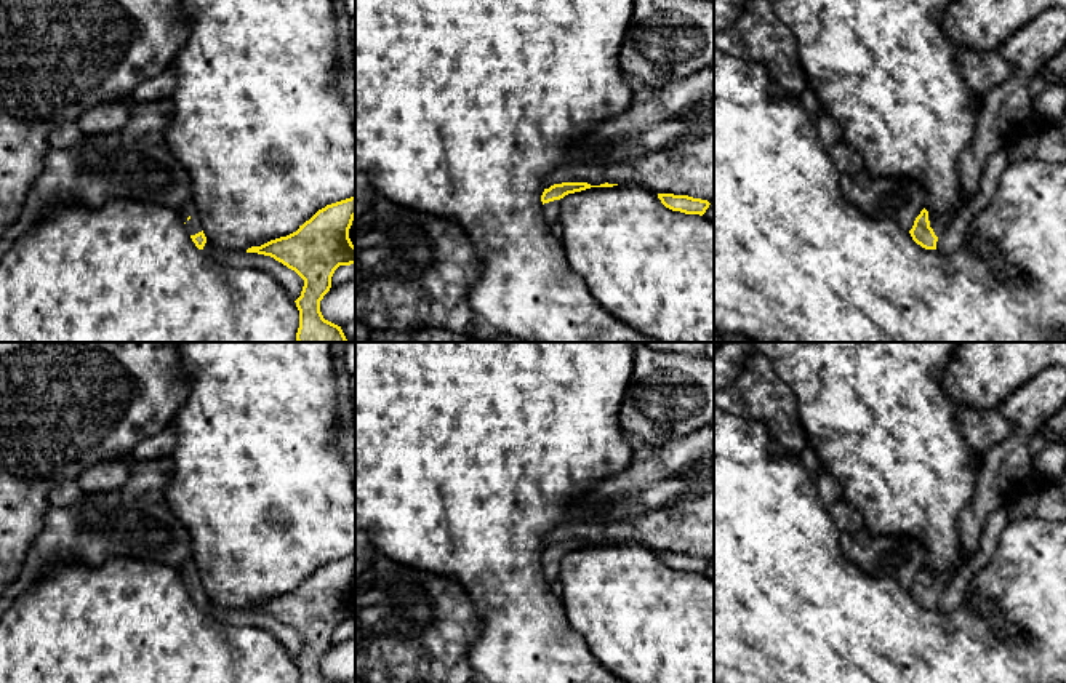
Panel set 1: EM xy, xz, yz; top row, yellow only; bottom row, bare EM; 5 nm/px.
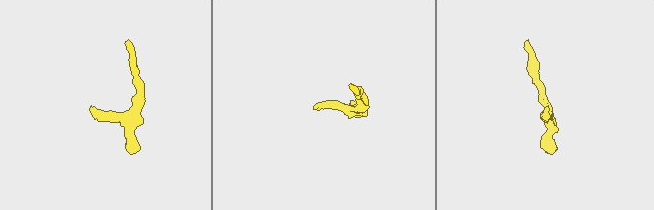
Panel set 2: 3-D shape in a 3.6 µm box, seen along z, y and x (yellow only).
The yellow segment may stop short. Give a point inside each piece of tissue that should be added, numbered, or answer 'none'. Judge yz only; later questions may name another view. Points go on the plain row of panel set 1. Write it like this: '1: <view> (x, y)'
1: yz (1005, 466)

